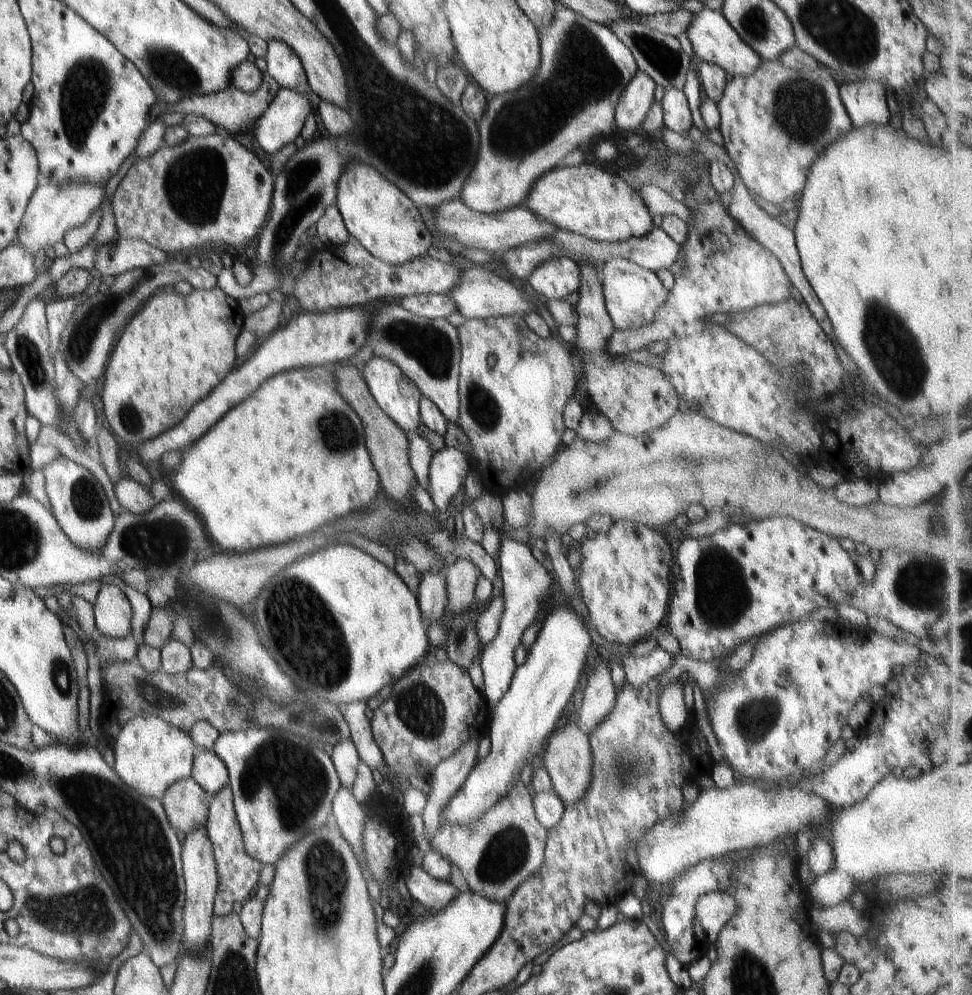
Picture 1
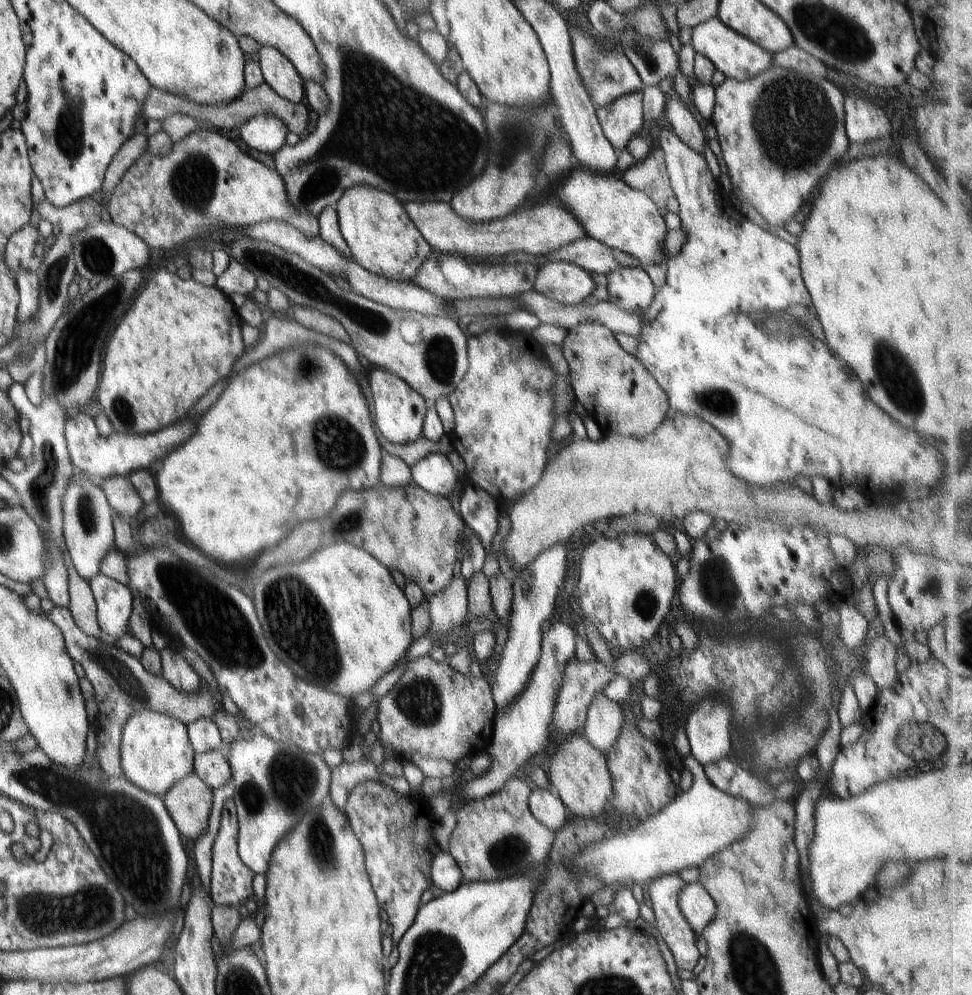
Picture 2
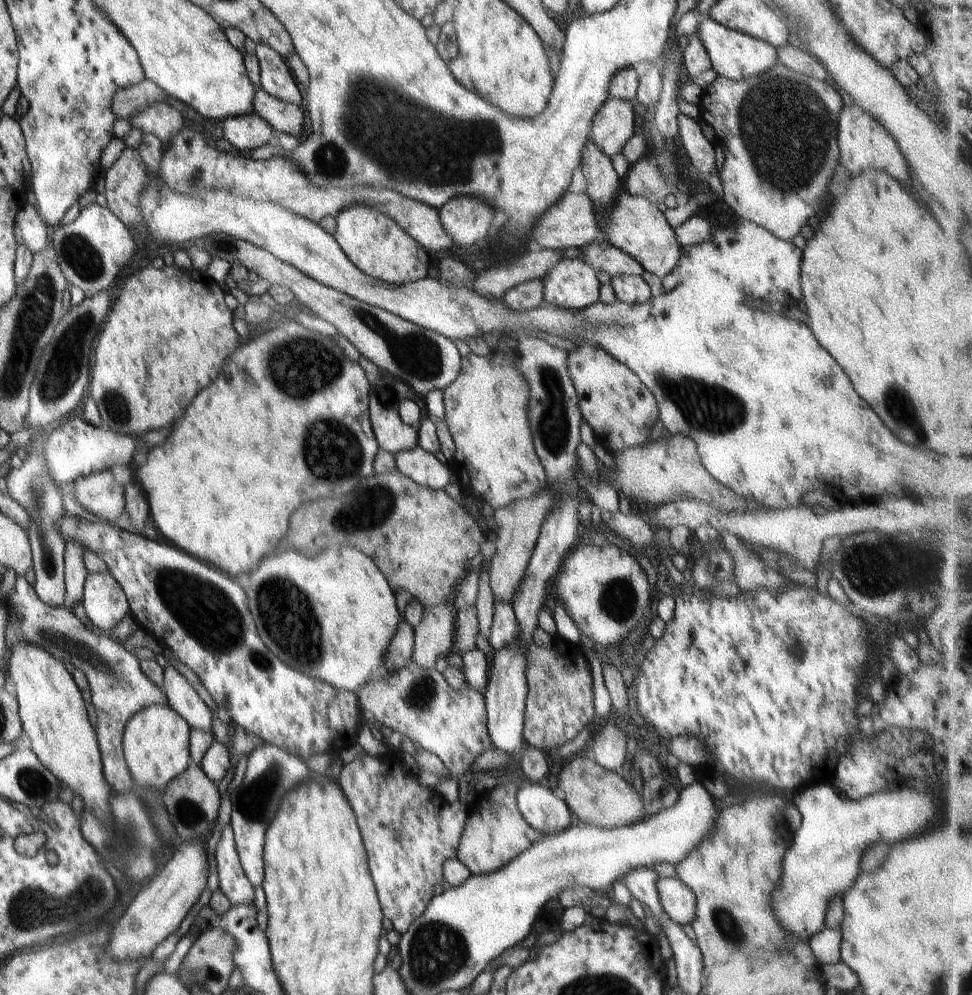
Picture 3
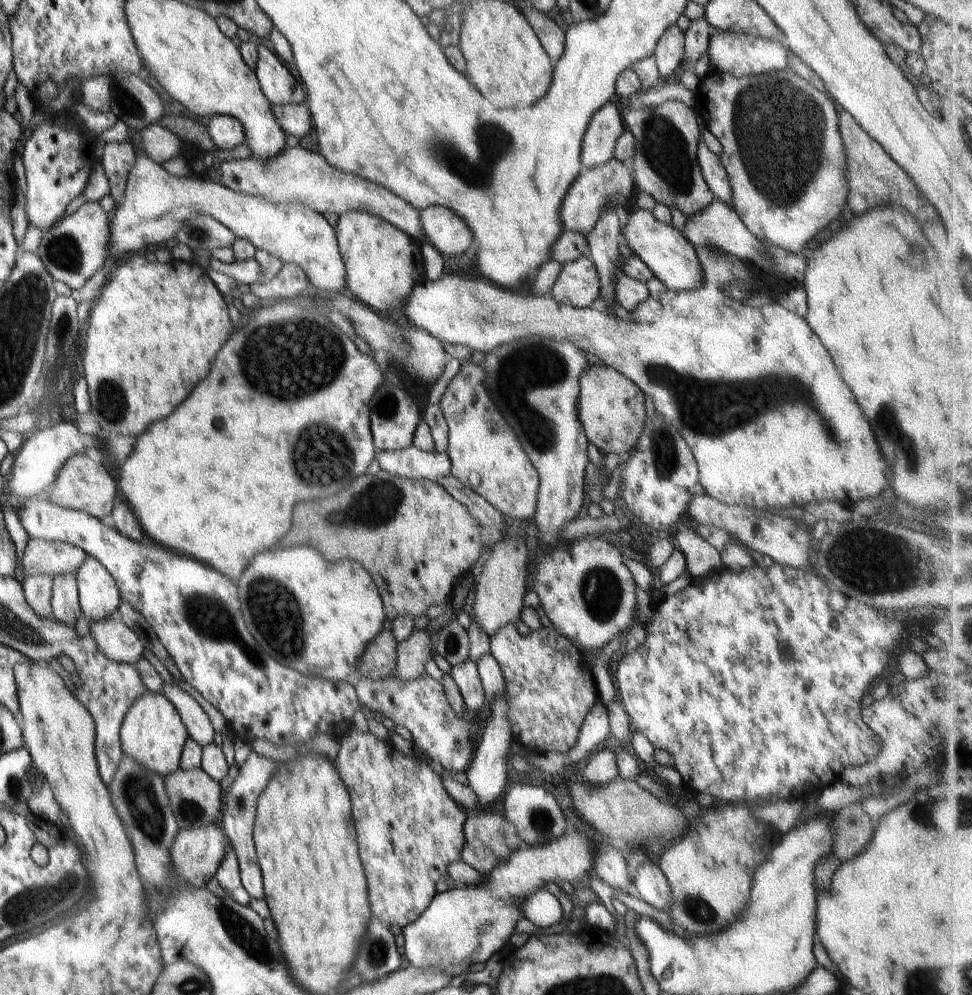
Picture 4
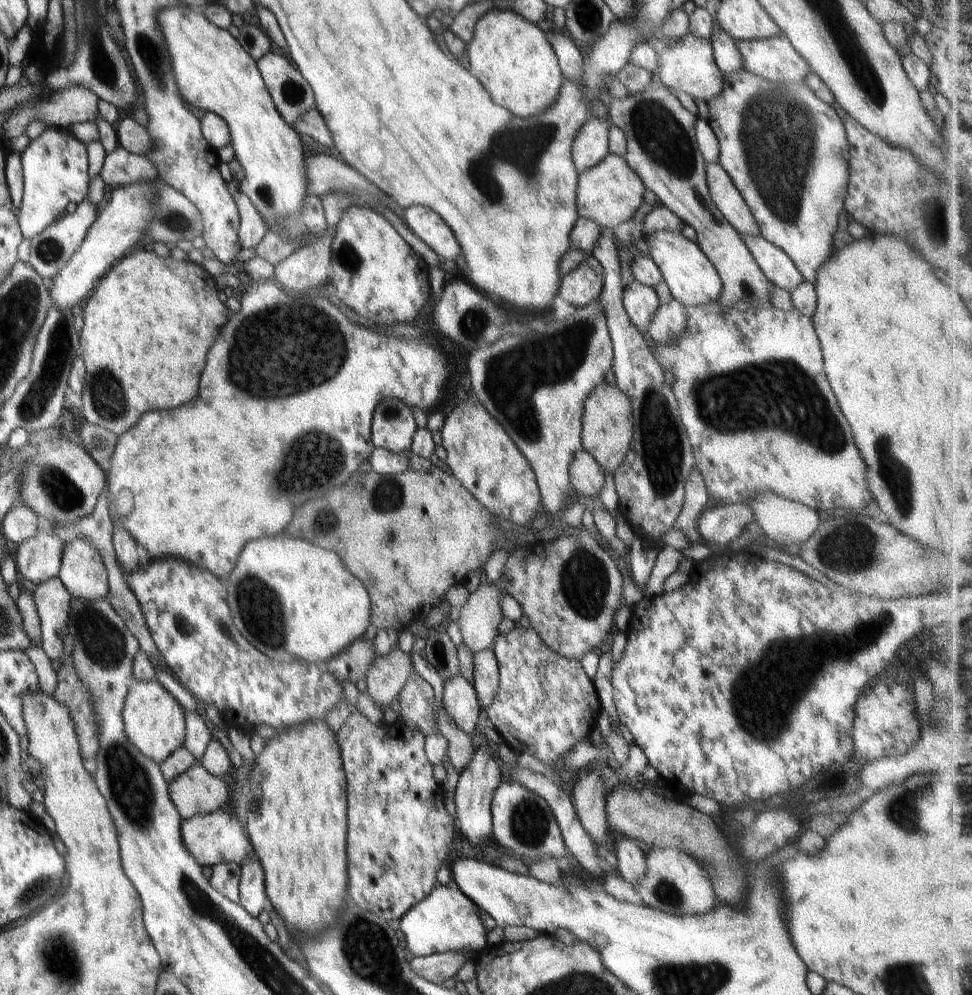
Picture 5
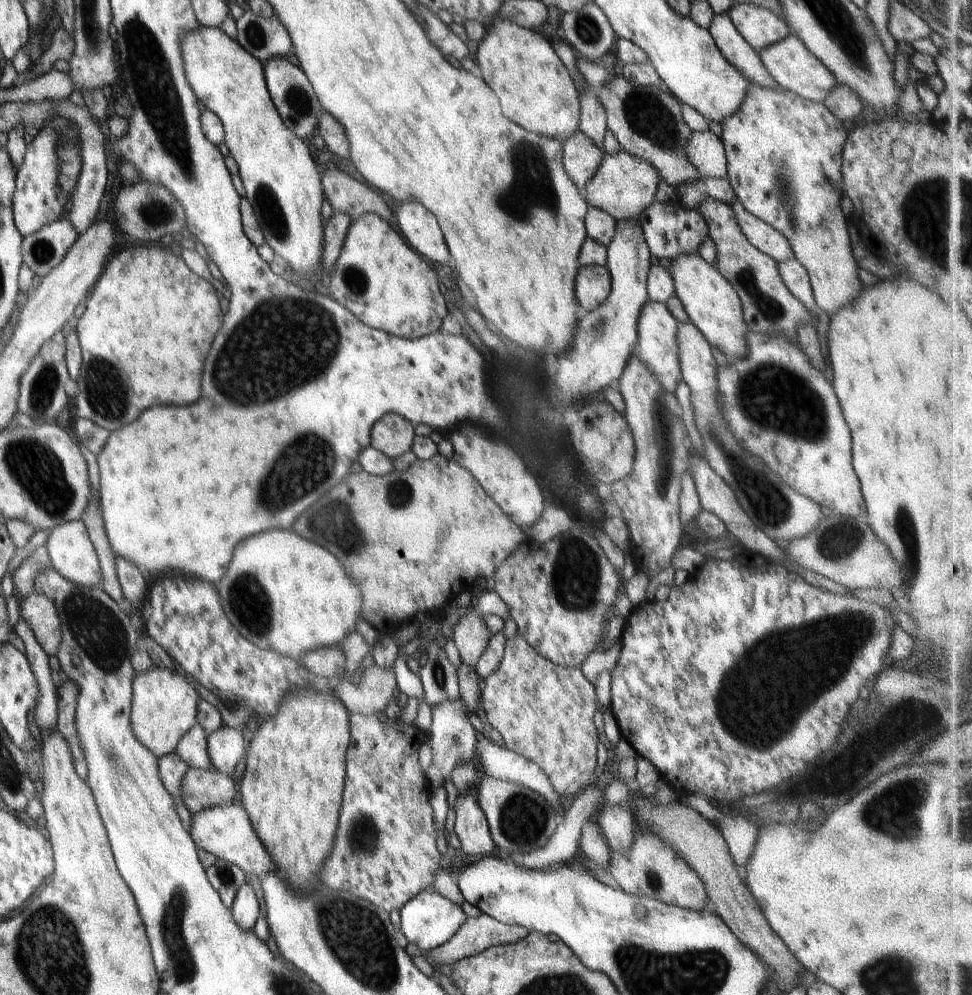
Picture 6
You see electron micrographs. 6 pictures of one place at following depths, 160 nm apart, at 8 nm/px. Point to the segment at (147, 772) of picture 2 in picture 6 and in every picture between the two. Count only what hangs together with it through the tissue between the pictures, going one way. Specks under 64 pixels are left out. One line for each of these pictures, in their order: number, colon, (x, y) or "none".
3: (156, 746)
4: (152, 733)
5: (154, 720)
6: (164, 705)

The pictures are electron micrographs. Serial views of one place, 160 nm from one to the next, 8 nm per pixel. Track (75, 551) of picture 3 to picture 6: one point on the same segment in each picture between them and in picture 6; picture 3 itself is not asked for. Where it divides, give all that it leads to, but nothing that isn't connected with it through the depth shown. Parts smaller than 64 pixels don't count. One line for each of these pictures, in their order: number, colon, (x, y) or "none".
4: (65, 608)
5: (53, 600)
6: (38, 611)

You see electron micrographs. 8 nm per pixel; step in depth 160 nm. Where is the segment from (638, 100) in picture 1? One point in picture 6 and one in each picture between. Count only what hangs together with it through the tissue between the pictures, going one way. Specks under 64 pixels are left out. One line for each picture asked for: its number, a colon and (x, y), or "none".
2: (623, 118)
3: (612, 127)
4: (598, 147)
5: (590, 146)
6: (581, 157)

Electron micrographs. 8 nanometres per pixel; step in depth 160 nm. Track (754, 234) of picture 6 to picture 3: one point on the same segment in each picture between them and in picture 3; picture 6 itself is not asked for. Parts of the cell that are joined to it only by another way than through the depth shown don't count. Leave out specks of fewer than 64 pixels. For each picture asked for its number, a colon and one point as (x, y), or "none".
3: (700, 152)
4: (714, 174)
5: (726, 197)

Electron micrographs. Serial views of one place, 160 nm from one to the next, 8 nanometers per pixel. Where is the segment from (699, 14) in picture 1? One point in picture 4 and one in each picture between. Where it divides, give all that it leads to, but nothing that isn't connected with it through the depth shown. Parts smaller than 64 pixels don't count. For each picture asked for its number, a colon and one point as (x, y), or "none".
2: (737, 57)
3: (734, 55)
4: (738, 55)

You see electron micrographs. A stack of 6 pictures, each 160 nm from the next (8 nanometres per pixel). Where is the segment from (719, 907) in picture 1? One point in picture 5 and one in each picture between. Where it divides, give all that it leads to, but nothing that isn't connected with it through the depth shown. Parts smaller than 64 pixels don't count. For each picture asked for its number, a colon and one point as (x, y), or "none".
2: (698, 907)
3: (680, 904)
4: (652, 885)
5: (633, 867)

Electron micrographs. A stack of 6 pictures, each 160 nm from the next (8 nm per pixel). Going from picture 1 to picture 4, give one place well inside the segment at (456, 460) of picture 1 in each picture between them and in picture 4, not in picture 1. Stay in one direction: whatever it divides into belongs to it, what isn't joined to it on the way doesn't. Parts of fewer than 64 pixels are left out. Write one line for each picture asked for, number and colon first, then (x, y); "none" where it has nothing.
2: (434, 473)
3: (426, 469)
4: (412, 463)

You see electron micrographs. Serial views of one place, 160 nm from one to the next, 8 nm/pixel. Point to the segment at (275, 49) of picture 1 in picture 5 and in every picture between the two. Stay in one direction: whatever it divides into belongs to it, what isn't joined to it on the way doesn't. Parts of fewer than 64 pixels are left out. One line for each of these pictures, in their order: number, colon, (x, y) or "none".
2: (279, 73)
3: (276, 78)
4: (280, 87)
5: (291, 94)

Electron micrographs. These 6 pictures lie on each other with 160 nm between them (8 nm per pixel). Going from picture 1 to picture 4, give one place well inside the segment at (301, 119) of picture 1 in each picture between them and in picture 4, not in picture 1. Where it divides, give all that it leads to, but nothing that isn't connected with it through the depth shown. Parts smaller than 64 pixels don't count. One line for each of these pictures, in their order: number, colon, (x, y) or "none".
2: (267, 133)
3: (246, 132)
4: (227, 133)

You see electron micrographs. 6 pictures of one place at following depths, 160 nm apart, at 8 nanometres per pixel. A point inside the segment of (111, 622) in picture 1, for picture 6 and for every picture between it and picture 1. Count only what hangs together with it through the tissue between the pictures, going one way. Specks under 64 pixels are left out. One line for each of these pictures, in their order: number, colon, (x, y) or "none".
2: (114, 601)
3: (105, 603)
4: (99, 597)
5: (84, 574)
6: (72, 553)

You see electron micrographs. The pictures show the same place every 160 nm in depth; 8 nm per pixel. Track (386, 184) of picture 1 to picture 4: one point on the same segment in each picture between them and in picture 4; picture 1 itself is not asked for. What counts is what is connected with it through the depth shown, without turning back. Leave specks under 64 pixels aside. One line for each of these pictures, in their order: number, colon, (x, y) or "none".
2: (375, 224)
3: (371, 240)
4: (383, 263)

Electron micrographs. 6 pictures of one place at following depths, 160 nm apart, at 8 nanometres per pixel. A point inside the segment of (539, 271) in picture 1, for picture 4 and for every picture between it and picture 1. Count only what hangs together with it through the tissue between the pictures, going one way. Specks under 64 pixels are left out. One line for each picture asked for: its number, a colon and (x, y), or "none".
2: (564, 282)
3: (571, 284)
4: (577, 285)

